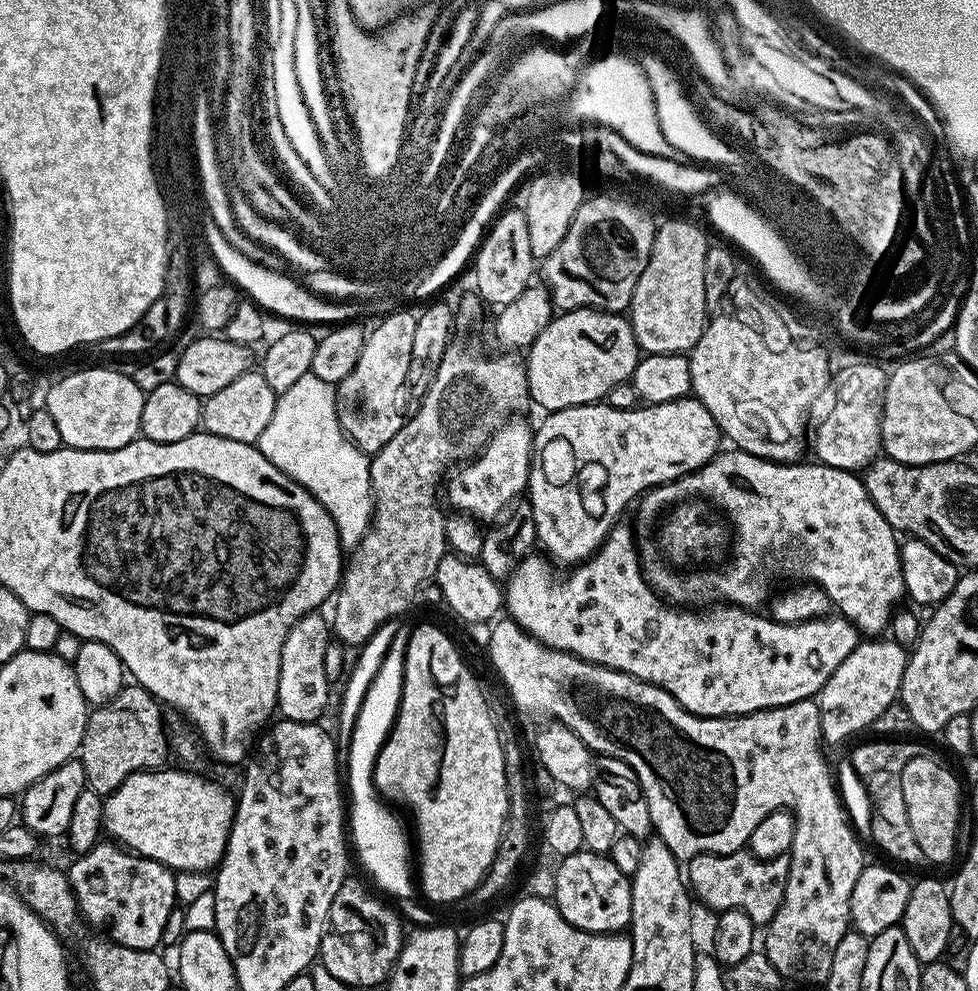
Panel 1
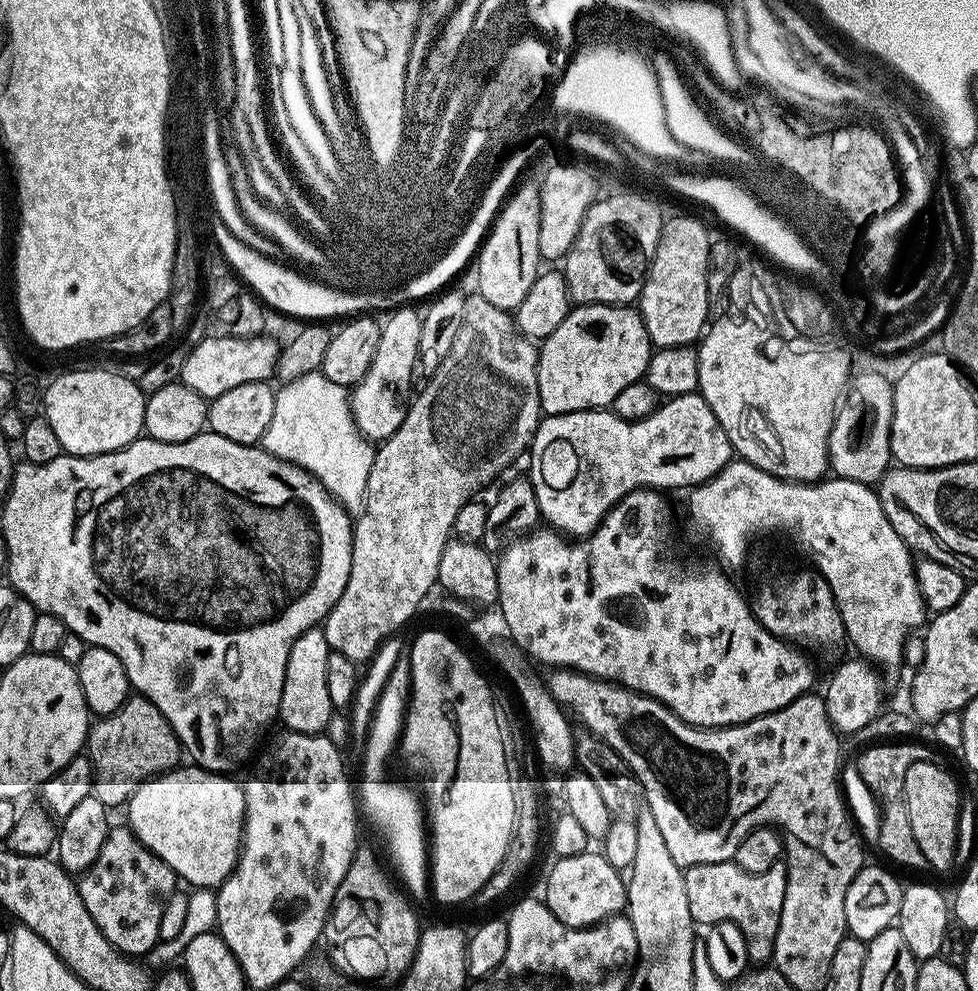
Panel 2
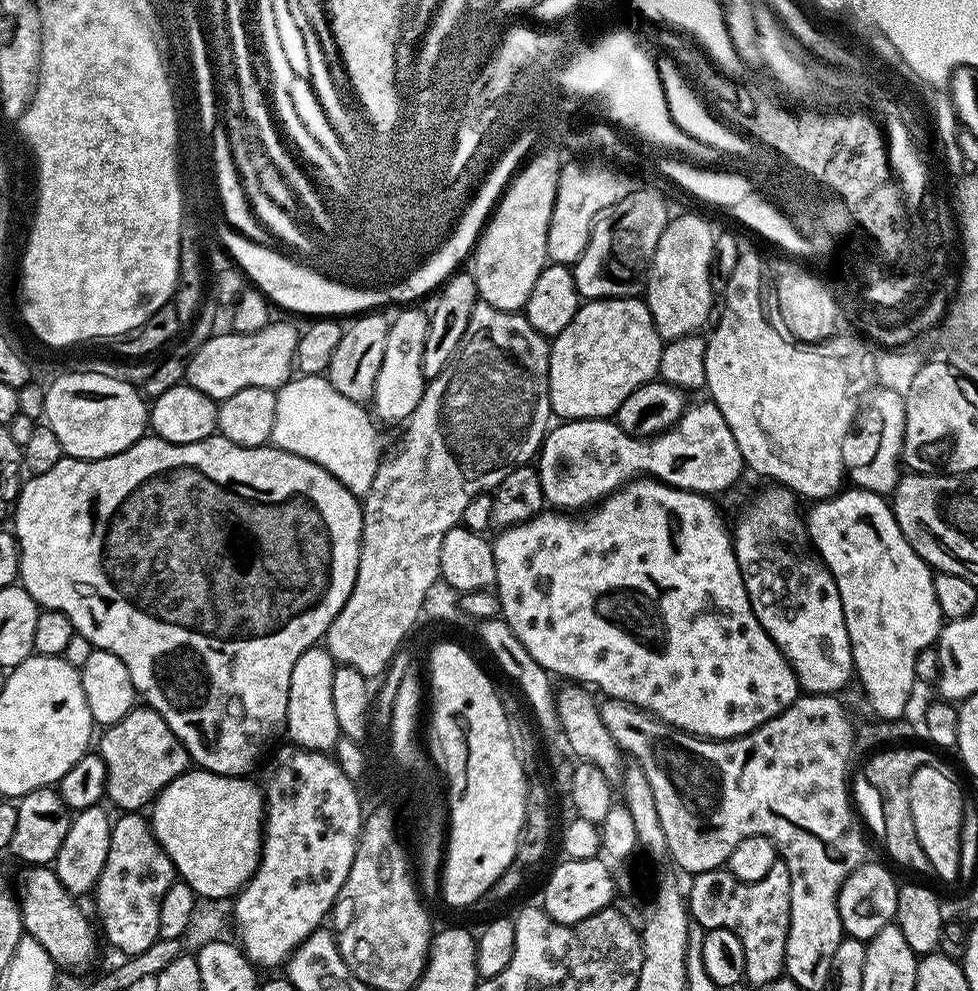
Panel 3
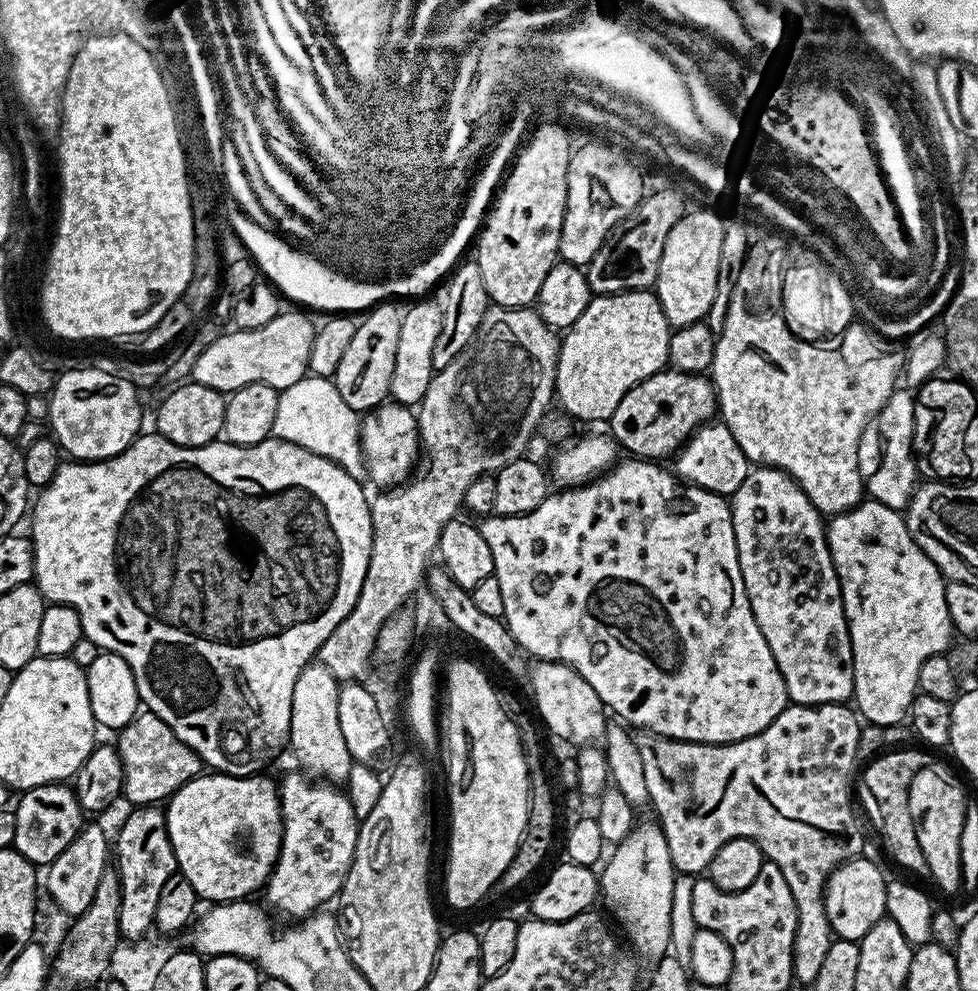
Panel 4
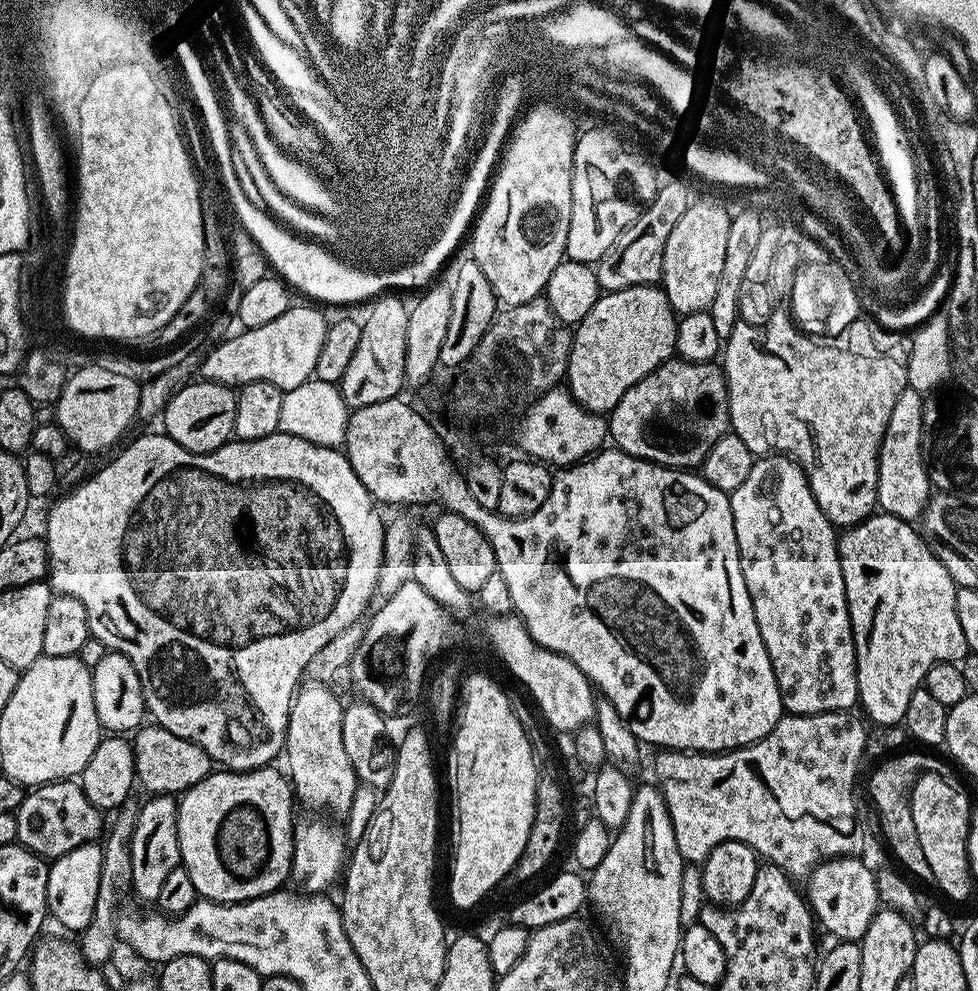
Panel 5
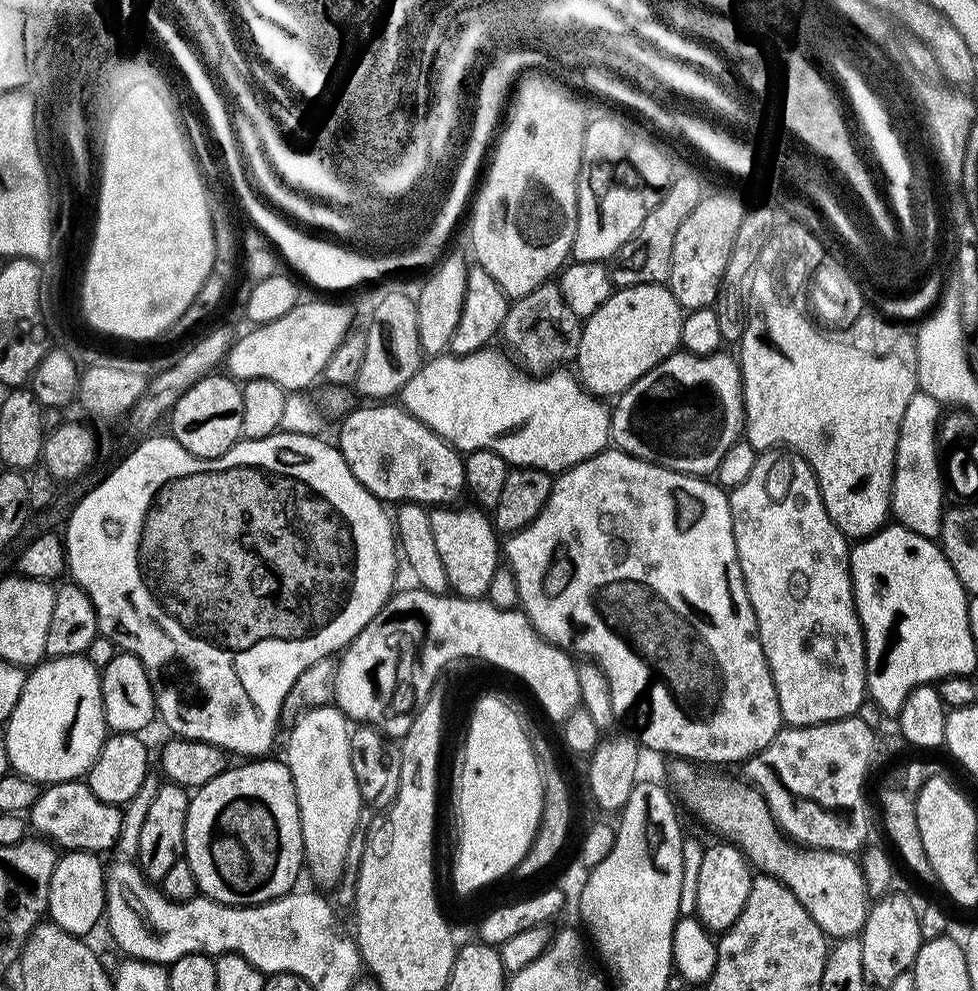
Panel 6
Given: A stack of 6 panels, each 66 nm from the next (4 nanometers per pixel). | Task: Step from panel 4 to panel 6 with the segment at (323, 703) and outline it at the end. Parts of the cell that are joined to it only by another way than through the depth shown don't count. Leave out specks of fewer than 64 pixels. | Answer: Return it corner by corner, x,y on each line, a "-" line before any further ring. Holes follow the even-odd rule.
329,703
304,711
296,717
291,728
286,763
300,811
306,868
309,873
312,871
321,889
332,890
347,866
347,851
362,809
351,761
350,721
339,708

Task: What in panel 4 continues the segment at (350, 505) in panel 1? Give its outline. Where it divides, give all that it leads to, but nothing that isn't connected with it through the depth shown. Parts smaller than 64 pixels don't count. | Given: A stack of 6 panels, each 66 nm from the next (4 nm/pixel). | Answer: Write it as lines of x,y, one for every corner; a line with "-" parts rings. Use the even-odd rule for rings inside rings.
305,375
294,386
283,389
278,398
278,414
274,414
272,436
307,452
332,460
346,474
365,475
363,450
360,448
361,417
338,394
335,383
326,376

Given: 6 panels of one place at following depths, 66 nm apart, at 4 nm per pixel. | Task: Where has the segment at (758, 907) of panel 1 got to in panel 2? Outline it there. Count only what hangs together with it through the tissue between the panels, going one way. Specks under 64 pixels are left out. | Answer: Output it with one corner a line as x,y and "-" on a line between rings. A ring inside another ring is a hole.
732,860
710,862
685,868
684,881
686,902
690,902
690,914
697,925
711,926
727,920
734,922
746,938
749,961
756,966
771,961
782,902
786,898
787,863
770,866
770,870
765,872
747,872

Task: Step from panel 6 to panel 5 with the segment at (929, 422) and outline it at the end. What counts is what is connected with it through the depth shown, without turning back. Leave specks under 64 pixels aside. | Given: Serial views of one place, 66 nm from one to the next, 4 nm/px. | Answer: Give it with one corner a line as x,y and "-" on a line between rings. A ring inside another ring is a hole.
906,387
894,402
894,414
884,431
884,441
880,444
878,472
878,498
876,503
881,513
899,520
916,522
924,515
928,498
933,495
932,479
928,477
924,448
924,406
926,400
921,393

